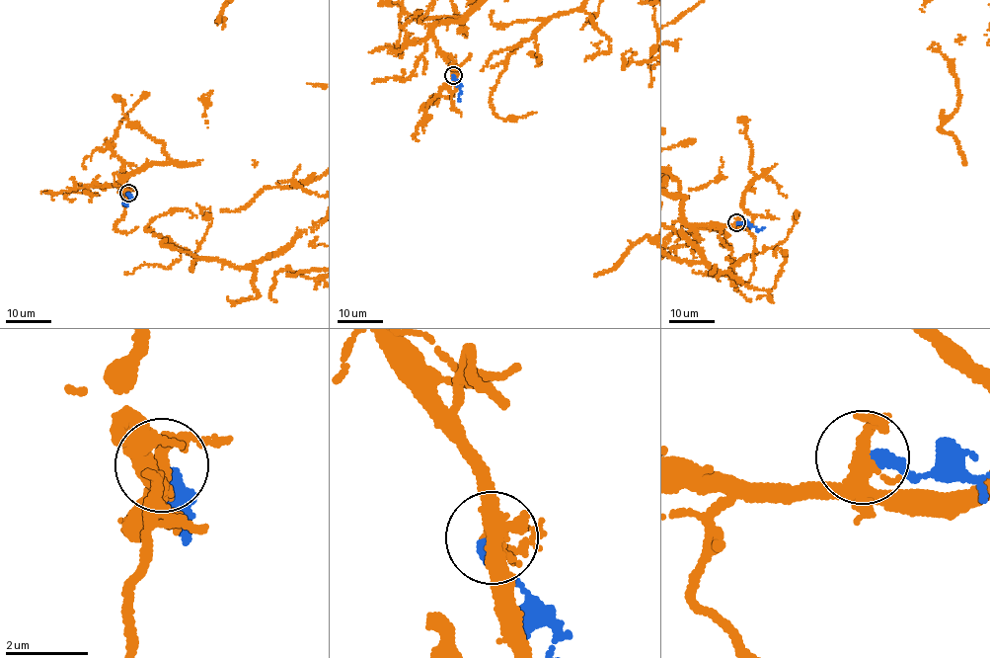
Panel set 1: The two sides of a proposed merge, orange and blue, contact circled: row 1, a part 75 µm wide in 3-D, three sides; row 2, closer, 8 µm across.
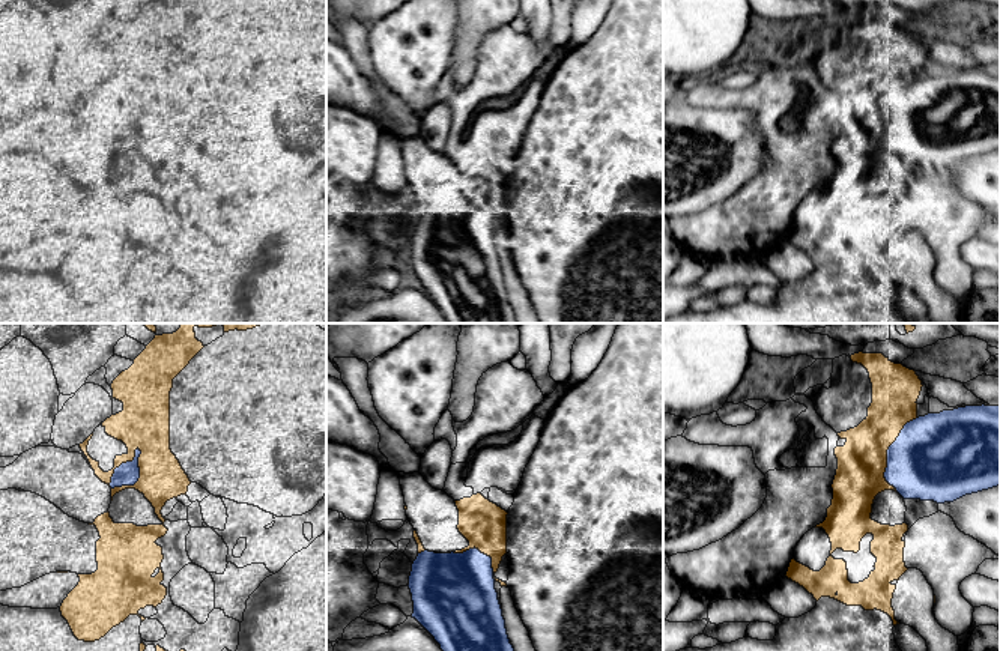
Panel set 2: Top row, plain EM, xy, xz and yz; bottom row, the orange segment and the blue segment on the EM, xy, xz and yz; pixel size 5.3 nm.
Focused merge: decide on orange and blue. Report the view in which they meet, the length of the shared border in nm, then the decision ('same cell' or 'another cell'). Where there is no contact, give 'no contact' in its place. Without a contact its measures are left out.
meets orange in xy; contact 280 nm long; another cell

